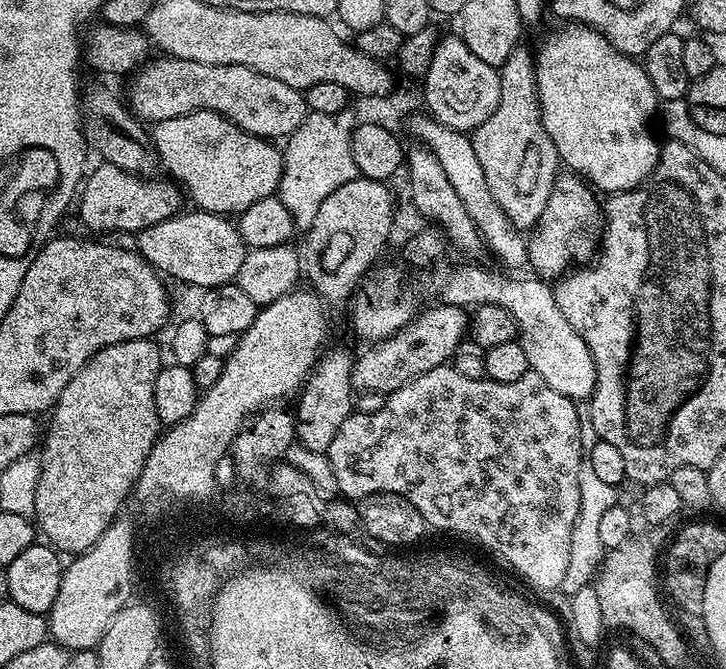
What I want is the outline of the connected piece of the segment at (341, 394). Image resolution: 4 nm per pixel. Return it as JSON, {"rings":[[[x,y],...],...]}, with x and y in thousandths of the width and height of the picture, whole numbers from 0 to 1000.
{"rings":[[[479,520],[448,525],[437,535],[435,546],[410,587],[408,610],[405,608],[408,658],[423,676],[450,677],[455,661],[460,661],[460,649],[466,649],[466,637],[471,637],[471,631],[477,631],[477,625],[488,614],[486,537],[488,526]]]}

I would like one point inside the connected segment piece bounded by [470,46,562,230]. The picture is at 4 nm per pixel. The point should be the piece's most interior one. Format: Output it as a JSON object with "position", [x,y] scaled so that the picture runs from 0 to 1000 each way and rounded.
{"position":[716,241]}

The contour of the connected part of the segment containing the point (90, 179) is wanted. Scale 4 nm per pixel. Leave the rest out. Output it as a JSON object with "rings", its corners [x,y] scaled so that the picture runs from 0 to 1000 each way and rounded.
{"rings":[[[142,242],[134,244],[134,251],[120,259],[118,268],[113,275],[113,286],[107,293],[107,305],[110,299],[110,329],[117,335],[118,339],[123,341],[123,348],[127,350],[138,350],[132,347],[178,347],[178,350],[186,350],[194,347],[198,341],[205,341],[207,338],[212,338],[218,332],[223,332],[229,326],[234,326],[236,323],[244,321],[249,315],[251,306],[248,306],[248,299],[251,300],[251,287],[247,280],[236,268],[225,266],[226,269],[215,269],[216,266],[200,266],[197,263],[186,263],[185,260],[179,260],[174,254],[168,254],[163,248],[157,248],[156,245],[146,245]]]}

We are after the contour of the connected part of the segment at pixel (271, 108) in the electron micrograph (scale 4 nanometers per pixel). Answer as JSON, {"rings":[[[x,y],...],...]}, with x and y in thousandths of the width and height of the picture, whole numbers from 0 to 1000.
{"rings":[[[244,84],[219,88],[205,88],[180,115],[174,155],[182,172],[194,181],[213,182],[273,164],[289,164],[306,170],[335,197],[365,206],[394,206],[424,175],[426,164],[415,133],[394,129],[394,123],[383,123],[383,117],[355,111],[355,105],[321,96],[300,99],[267,93]]]}

